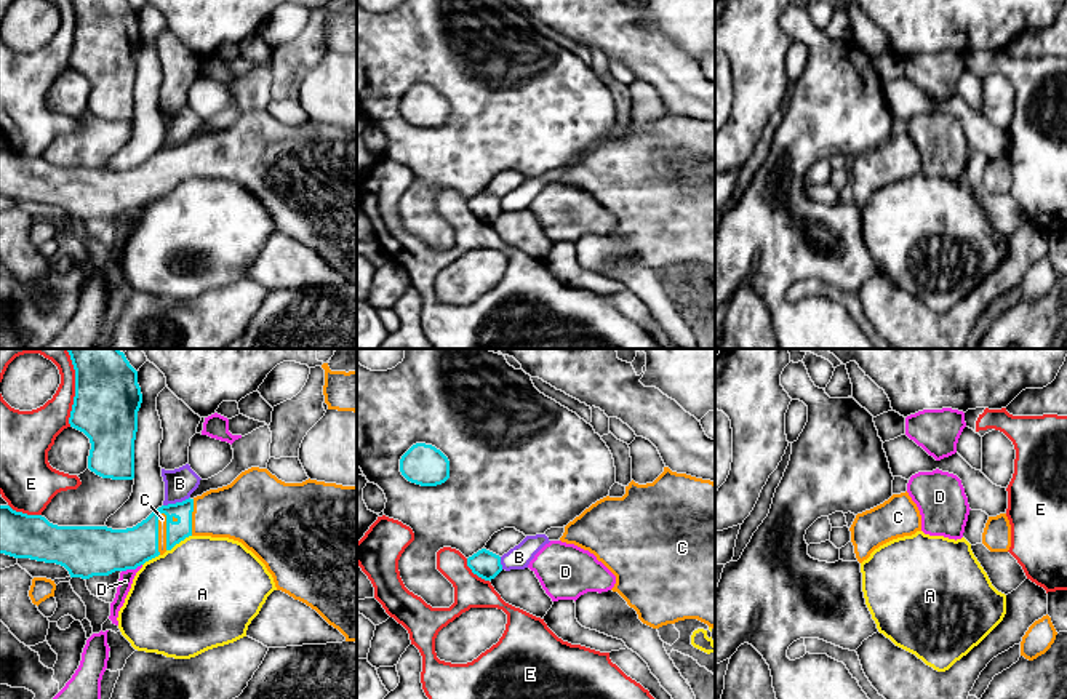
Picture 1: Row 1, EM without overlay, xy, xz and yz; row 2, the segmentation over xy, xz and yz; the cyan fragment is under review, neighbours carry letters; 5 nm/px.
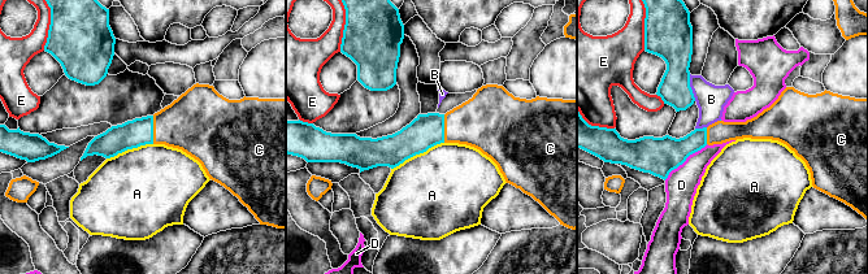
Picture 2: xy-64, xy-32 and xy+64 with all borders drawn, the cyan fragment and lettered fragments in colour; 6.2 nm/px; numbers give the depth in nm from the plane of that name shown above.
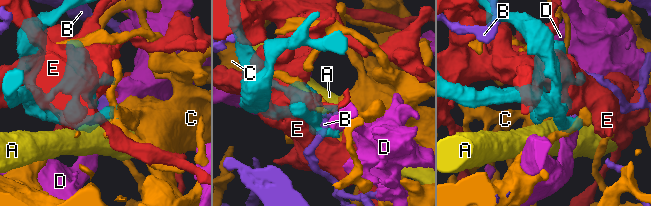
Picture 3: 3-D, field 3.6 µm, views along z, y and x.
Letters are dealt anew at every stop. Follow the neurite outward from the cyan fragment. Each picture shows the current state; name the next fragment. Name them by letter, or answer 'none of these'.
C

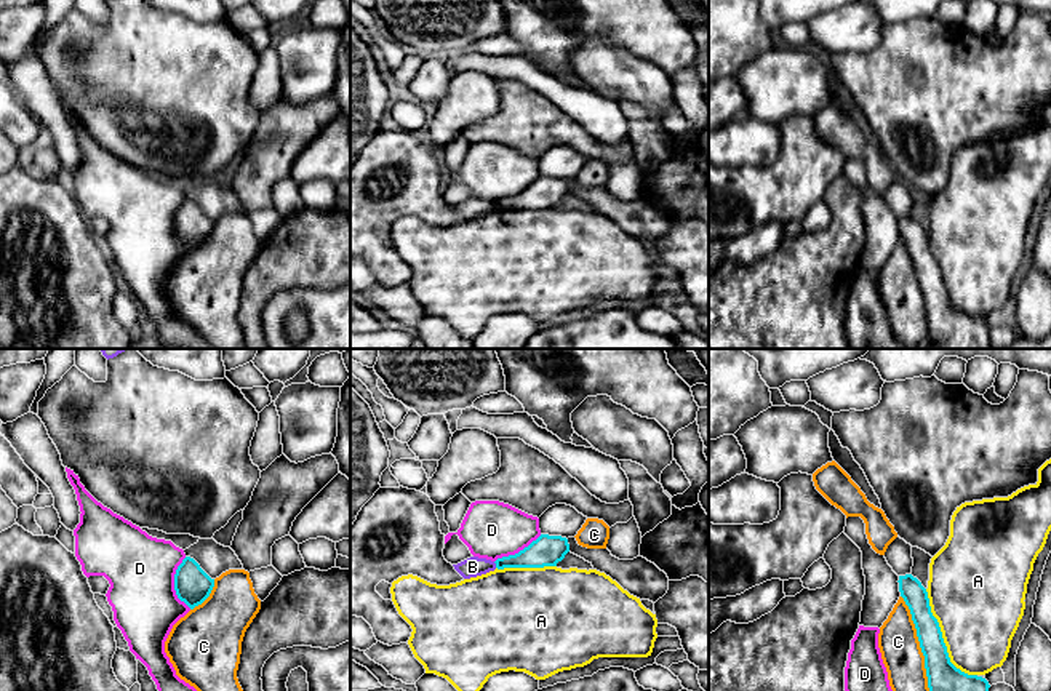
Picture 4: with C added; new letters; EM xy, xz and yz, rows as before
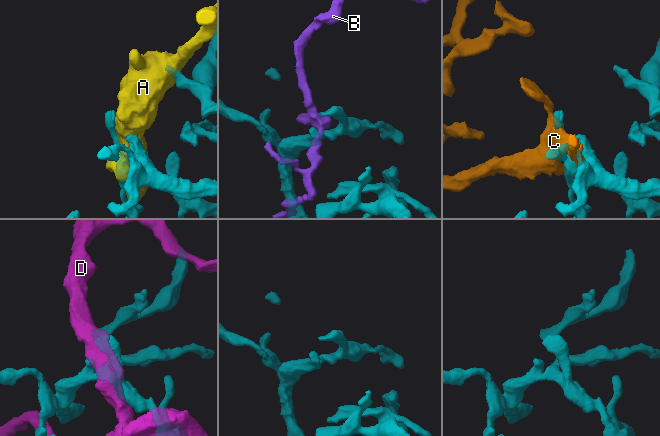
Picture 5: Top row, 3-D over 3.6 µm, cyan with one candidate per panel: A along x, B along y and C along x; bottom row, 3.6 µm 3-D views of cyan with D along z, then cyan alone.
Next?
none of these

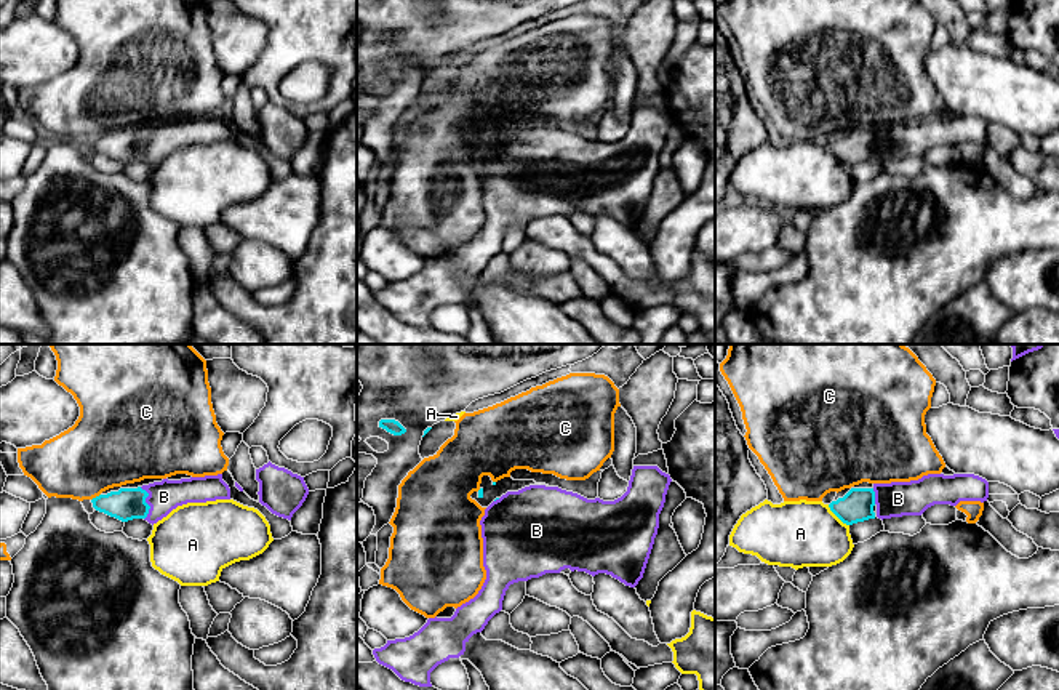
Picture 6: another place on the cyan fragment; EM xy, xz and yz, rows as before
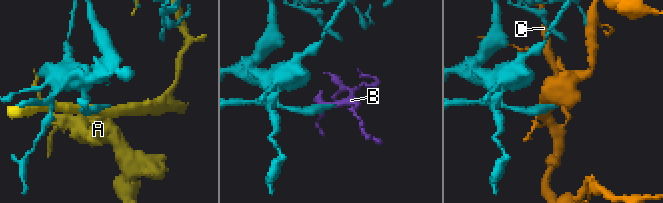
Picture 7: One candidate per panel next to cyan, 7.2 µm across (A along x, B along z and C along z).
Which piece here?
B

